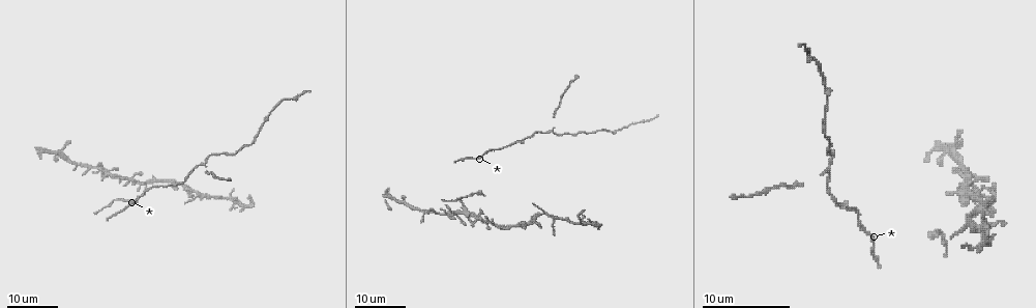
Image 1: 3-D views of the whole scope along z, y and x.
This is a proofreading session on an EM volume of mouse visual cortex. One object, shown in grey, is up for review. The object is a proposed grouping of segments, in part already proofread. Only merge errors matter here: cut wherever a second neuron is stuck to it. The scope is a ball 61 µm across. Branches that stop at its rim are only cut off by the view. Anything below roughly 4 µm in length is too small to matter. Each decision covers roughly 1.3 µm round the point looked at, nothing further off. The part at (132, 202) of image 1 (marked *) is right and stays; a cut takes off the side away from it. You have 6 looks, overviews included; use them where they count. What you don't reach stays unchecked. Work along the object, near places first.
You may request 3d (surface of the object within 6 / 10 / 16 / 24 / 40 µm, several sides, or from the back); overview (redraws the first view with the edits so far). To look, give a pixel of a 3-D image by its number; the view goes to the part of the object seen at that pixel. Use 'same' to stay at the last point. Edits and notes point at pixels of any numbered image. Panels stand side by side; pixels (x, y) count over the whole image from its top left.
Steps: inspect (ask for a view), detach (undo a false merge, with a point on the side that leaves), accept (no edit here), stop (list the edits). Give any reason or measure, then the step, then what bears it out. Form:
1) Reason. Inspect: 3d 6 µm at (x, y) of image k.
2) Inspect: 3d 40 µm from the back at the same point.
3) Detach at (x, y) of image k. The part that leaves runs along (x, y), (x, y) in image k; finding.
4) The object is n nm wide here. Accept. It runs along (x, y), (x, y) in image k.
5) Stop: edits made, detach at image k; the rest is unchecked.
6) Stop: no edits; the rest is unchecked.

Sudden change in width. Inspect: 3d 16 µm at (522, 141) of image 1.

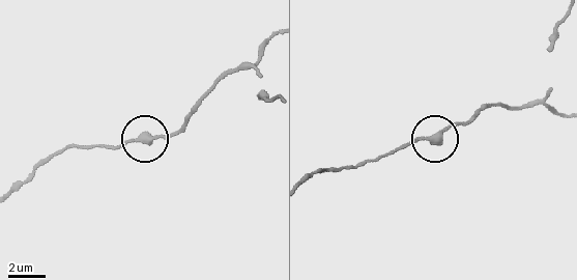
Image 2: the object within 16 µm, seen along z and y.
Inspect: 3d 10 µm at (153, 137) of image 2.

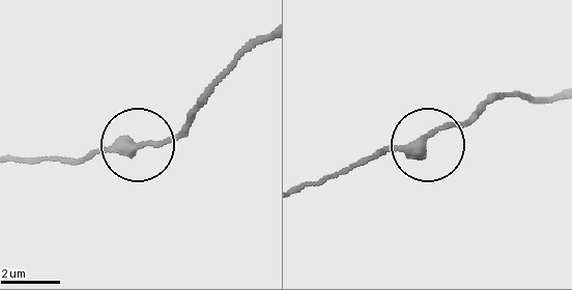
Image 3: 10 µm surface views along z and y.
Accept. Continuous, no second neuron.

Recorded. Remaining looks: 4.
Inspect: 3d 16 µm at (204, 163) of image 1.

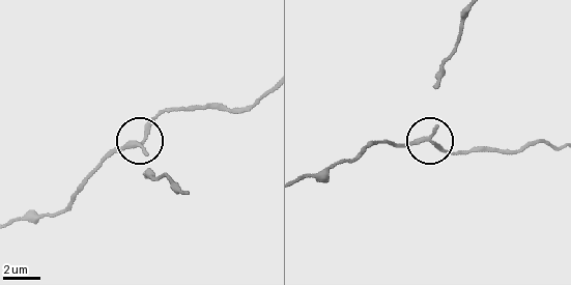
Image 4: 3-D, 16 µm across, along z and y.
Zoom in. Inspect: 3d 10 µm at (139, 144) of image 4.

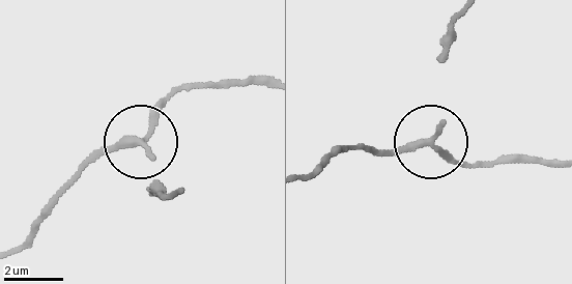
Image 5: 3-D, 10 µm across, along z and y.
Accept. All the same neuron.

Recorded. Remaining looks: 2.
Calibre changes. Inspect: 3d 24 µm at (638, 122) of image 1.

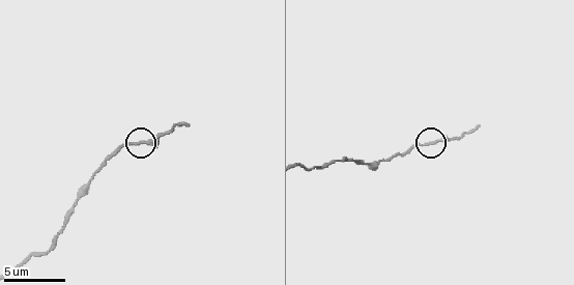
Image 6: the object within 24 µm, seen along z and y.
Inspect: 3d 6 µm at (141, 141) of image 6.

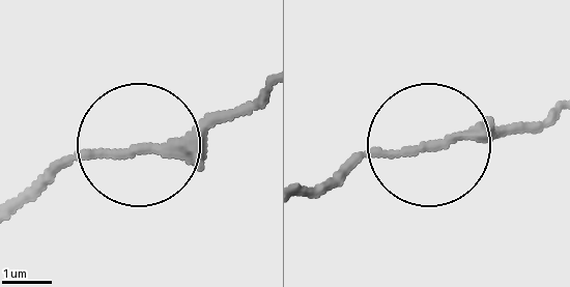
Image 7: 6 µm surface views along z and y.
Accept. It runs along (11, 213), (73, 165), (255, 111) in image 7; one neuron here.

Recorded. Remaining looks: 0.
Stop: no edits; the rest is unchecked.

